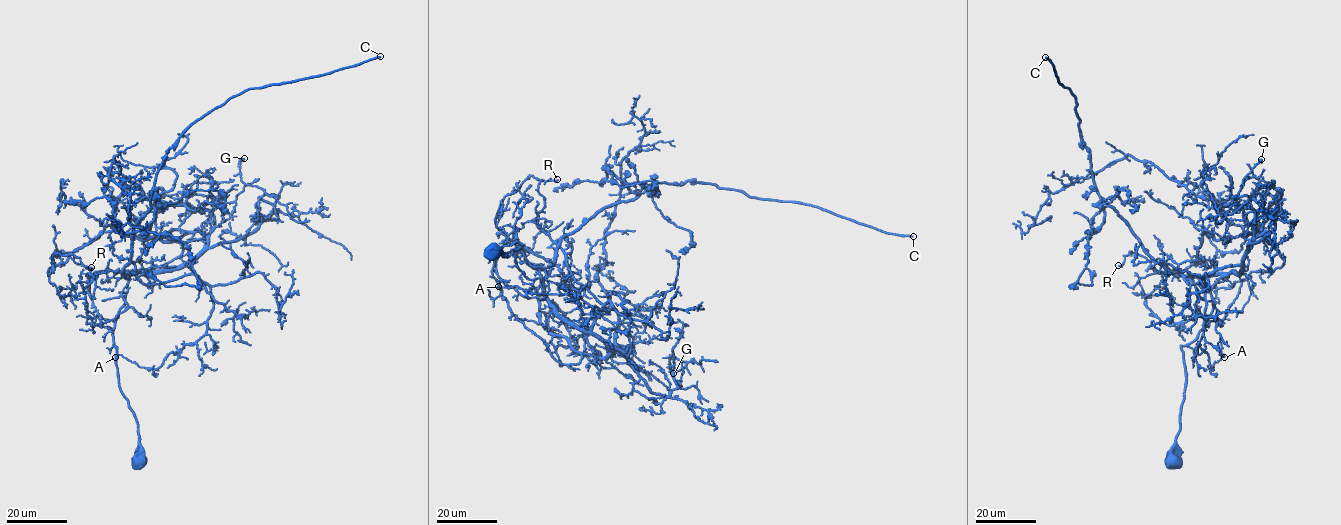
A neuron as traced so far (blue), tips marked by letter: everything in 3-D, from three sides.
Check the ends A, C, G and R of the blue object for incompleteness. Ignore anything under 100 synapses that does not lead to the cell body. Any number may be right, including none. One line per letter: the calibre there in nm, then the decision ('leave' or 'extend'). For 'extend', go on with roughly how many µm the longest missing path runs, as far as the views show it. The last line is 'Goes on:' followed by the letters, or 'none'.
A: 220 nm | leave
C: 240 nm | extend | 350 µm
G: 300 nm | leave
R: 120 nm | leave
Goes on: C

